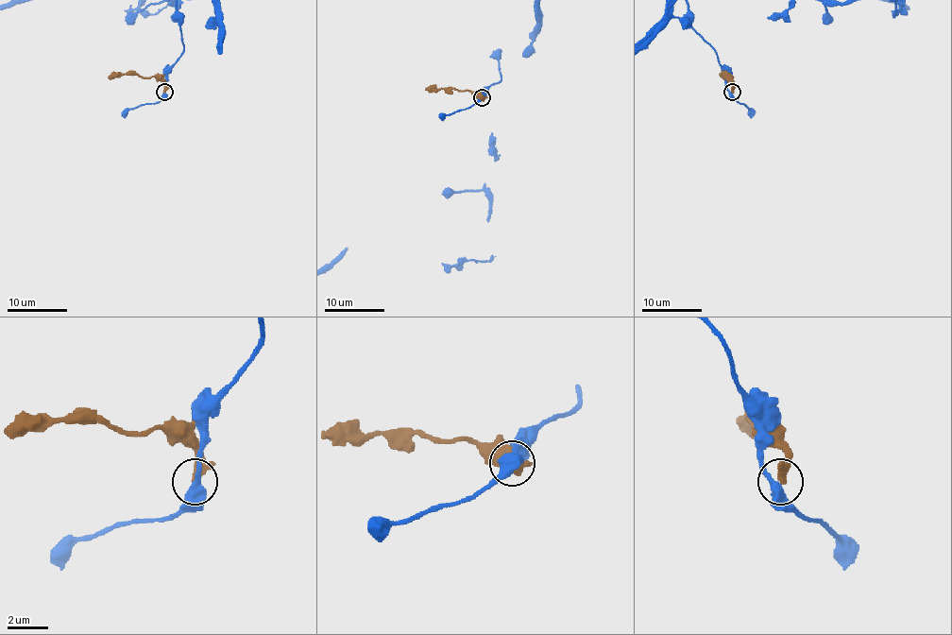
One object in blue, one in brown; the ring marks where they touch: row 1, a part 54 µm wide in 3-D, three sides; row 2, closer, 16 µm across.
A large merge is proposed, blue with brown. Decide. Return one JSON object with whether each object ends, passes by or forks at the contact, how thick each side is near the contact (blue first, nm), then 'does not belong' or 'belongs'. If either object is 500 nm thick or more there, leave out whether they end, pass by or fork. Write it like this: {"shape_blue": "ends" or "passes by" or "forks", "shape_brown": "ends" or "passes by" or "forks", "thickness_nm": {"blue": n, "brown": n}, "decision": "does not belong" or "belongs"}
{"shape_blue": "passes by", "shape_brown": "ends", "thickness_nm": {"blue": 420, "brown": 420}, "decision": "does not belong"}

